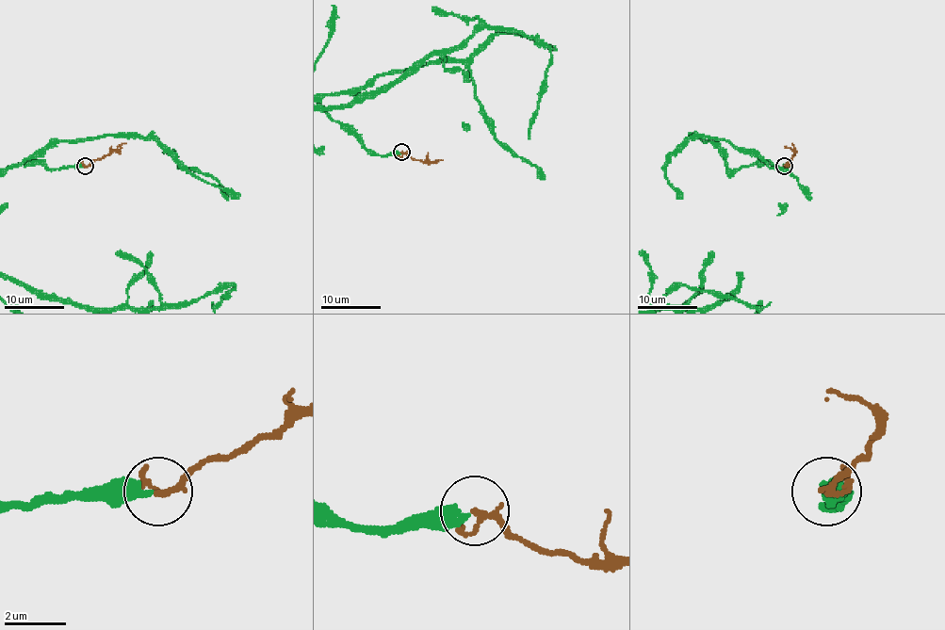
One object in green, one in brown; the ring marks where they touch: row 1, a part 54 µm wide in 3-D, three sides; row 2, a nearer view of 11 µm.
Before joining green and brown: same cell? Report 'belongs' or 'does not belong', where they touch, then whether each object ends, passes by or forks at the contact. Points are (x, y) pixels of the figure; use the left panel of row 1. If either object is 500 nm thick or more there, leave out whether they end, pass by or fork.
does not belong; at (85, 166); green ends there; brown passes by

